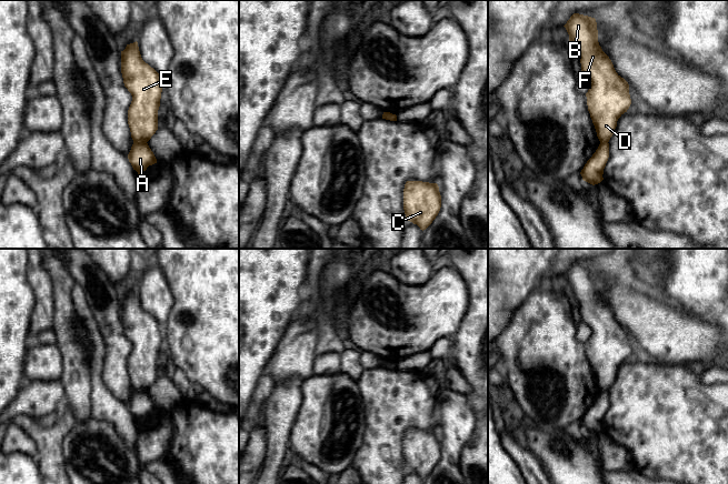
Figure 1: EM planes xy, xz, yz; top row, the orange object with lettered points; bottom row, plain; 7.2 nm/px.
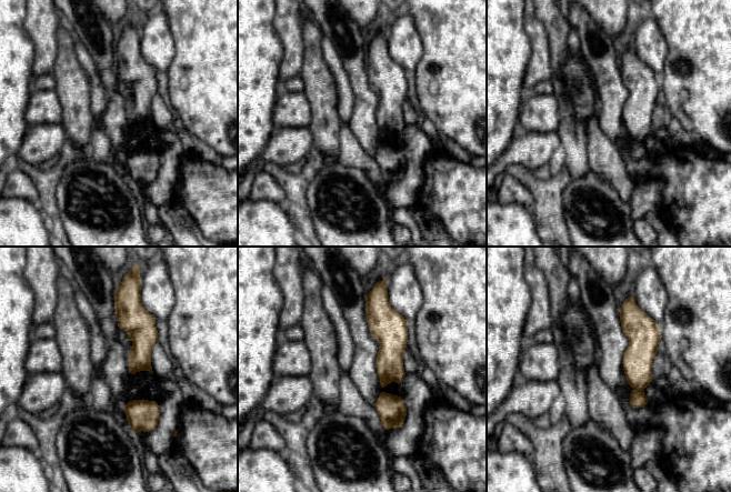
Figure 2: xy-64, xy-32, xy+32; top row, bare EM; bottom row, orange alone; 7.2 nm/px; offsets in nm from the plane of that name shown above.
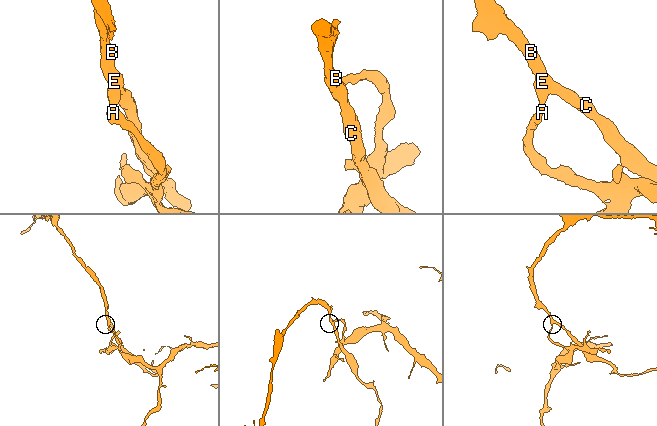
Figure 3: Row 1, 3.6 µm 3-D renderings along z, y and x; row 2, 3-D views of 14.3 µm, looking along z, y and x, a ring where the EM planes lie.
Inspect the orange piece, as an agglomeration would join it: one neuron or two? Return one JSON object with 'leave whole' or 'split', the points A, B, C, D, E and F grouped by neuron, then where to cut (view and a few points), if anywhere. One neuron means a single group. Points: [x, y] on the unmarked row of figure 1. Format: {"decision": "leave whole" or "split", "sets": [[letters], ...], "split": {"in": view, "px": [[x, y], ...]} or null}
{"decision": "split", "sets": [["A"], ["B", "C", "D", "E", "F"]], "split": {"in": "xy", "px": [[133, 390], [143, 390], [146, 392]]}}

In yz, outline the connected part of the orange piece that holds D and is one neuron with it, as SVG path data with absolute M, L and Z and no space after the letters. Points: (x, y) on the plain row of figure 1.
M574 262L564 274L569 283L569 293L574 302L578 303L581 320L590 327L591 334L587 345L588 360L600 391L609 391L617 375L618 367L627 361L631 353L629 333L615 319L609 305L602 300L598 291L598 279L595 266Z

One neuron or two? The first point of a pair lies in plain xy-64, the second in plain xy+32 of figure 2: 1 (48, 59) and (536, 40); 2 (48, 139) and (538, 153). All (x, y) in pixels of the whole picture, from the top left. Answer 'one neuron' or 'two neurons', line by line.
1: one neuron
2: one neuron

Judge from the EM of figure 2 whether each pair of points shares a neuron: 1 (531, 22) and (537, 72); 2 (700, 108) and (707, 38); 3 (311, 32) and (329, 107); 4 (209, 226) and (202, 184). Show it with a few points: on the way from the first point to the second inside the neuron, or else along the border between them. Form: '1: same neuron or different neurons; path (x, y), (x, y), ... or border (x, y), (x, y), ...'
1: same neuron; path (538, 34), (538, 60)
2: same neuron; path (707, 90), (707, 56)
3: same neuron; path (313, 51), (314, 72), (320, 88)
4: same neuron; path (209, 216), (209, 194)

